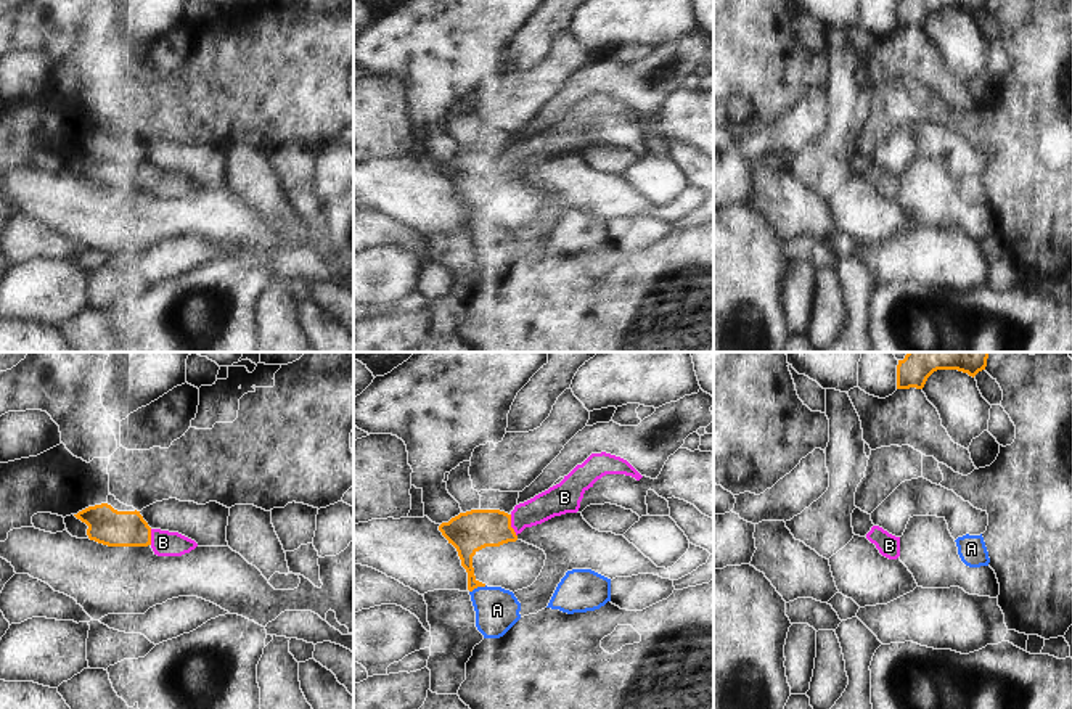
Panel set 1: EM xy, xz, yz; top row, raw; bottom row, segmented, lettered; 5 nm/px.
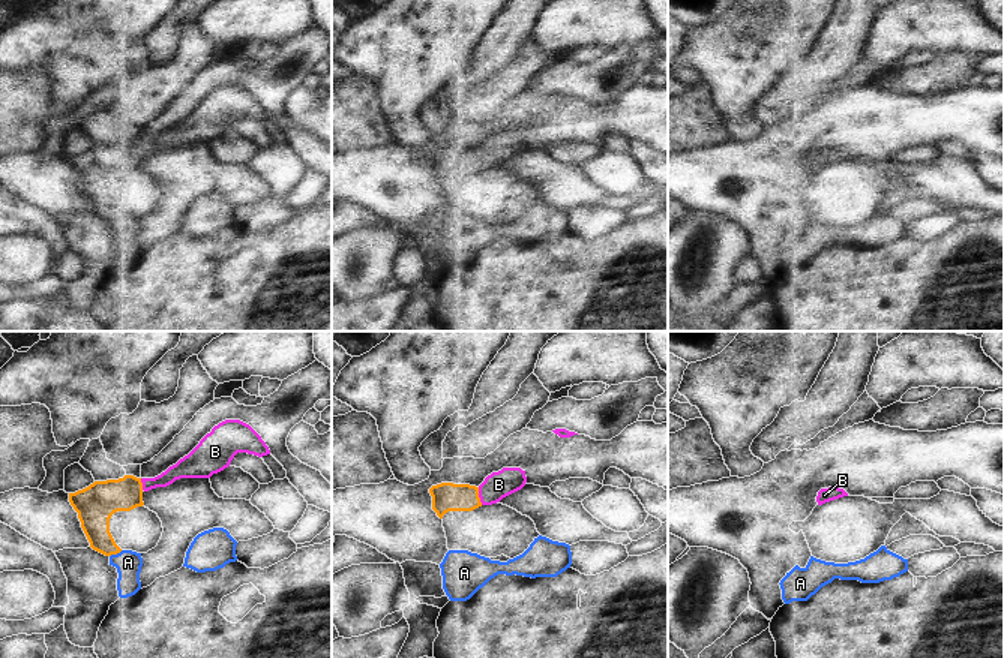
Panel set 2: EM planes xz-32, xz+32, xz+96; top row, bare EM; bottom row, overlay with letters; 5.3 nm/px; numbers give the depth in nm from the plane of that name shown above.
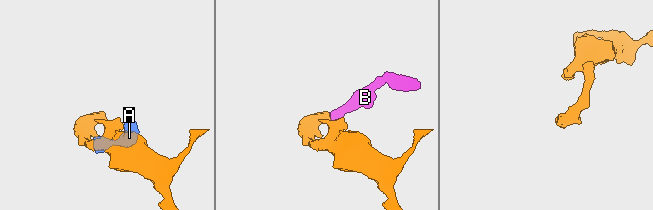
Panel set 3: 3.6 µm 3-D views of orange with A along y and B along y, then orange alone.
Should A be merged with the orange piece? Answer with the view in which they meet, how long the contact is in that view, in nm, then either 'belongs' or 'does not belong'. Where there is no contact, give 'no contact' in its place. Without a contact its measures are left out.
meets orange in xz; contact 90 nm long; belongs

